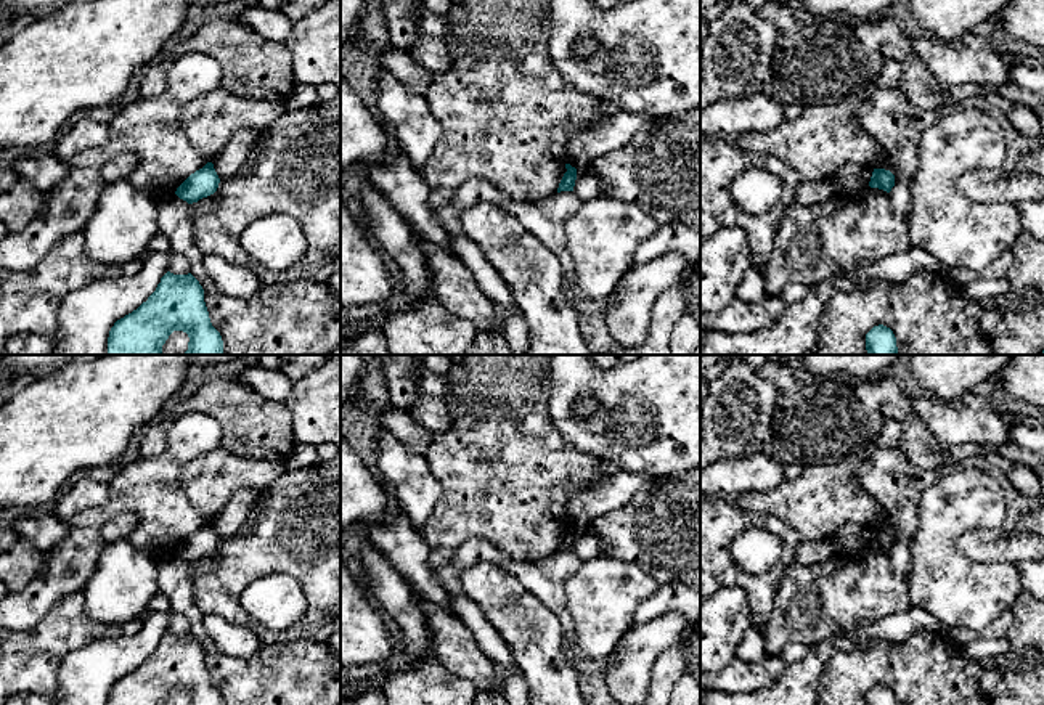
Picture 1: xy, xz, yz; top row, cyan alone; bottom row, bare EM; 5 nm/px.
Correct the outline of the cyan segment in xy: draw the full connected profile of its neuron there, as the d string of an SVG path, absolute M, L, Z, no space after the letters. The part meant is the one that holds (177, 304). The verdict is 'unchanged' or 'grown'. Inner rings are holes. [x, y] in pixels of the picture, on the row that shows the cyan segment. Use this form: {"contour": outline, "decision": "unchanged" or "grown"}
{"contour": "M167 271L146 302L114 323L106 355L164 355L162 345L173 331L190 337L183 355L223 355L223 340L210 323L204 289L191 273Z", "decision": "unchanged"}

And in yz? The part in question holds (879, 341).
{"contour": "M883 324L874 326L866 334L866 350L867 355L898 355L893 331Z", "decision": "unchanged"}

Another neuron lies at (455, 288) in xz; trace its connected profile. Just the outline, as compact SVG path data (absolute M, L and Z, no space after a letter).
M413 230L411 238L429 265L435 295L442 305L453 315L471 321L477 331L493 331L498 323L495 304L480 291L471 271Z

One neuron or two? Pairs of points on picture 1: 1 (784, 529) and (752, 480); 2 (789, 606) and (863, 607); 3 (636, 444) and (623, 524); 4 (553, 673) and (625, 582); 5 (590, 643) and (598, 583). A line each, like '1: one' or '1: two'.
1: two
2: one
3: two
4: two
5: one

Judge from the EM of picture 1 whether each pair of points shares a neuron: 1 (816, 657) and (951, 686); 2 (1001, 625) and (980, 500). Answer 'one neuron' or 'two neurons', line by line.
1: two neurons
2: two neurons

